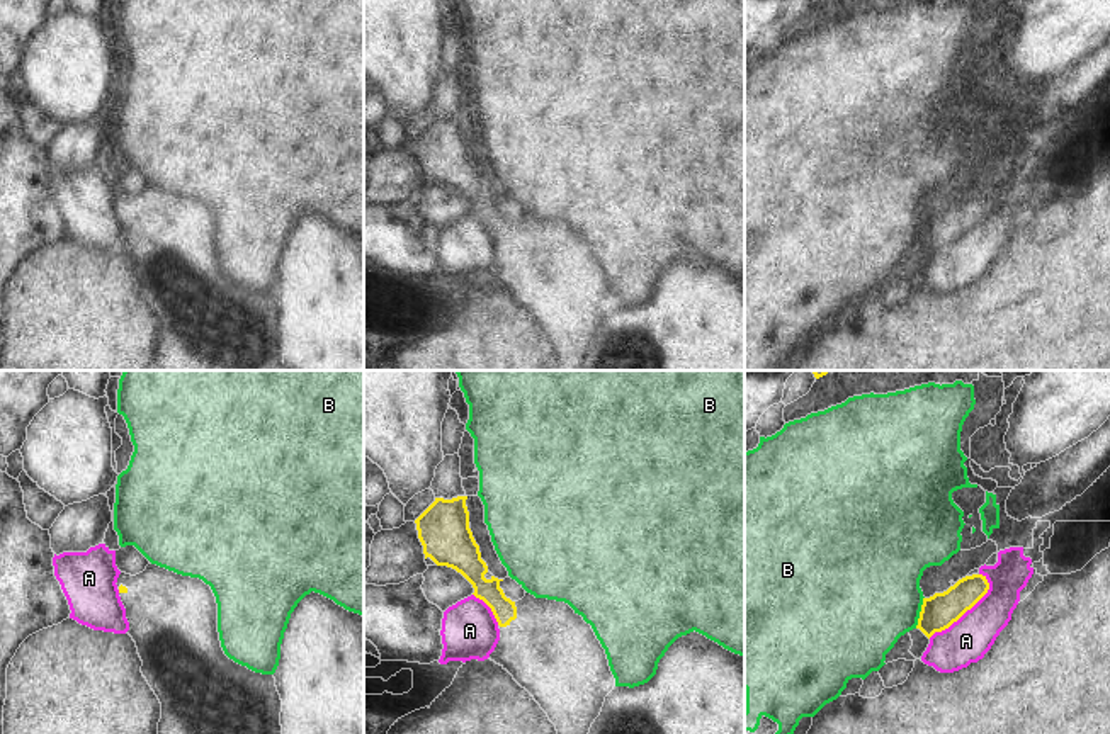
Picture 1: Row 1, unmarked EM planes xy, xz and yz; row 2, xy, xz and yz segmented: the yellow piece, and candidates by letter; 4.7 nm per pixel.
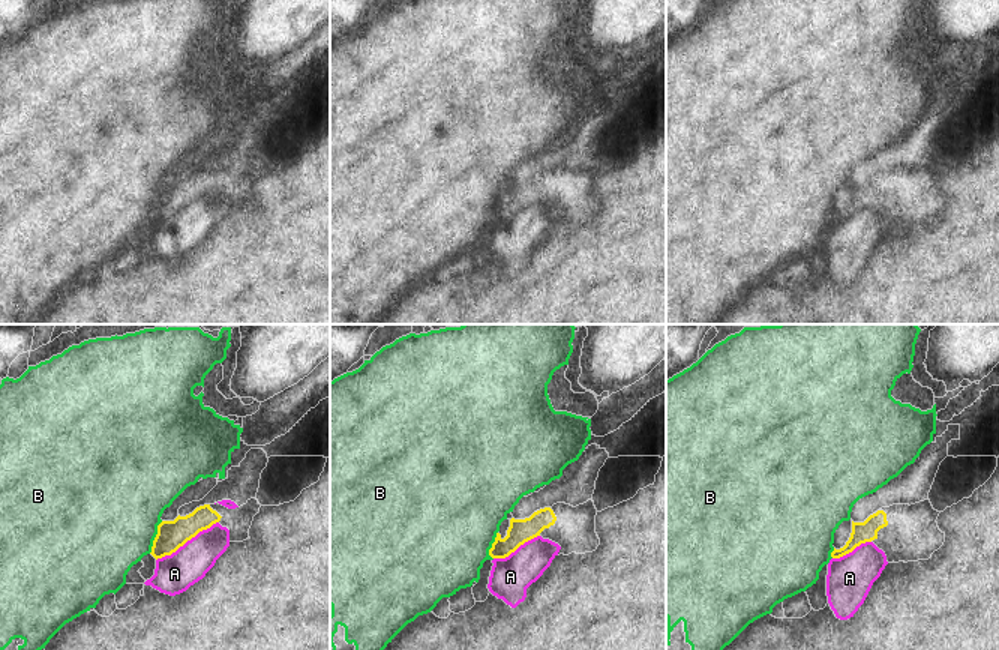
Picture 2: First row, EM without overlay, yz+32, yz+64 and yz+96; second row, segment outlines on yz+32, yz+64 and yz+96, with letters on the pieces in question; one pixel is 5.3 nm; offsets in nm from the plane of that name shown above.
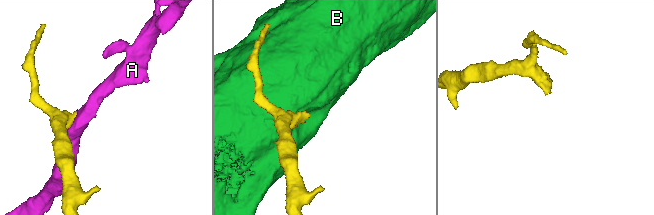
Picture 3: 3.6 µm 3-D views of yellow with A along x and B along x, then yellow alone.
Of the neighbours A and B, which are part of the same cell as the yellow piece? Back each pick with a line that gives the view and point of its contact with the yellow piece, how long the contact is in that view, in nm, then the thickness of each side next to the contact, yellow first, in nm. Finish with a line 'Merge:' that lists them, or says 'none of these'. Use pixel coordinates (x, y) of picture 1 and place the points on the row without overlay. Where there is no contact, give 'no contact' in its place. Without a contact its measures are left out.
Merge: none of these

